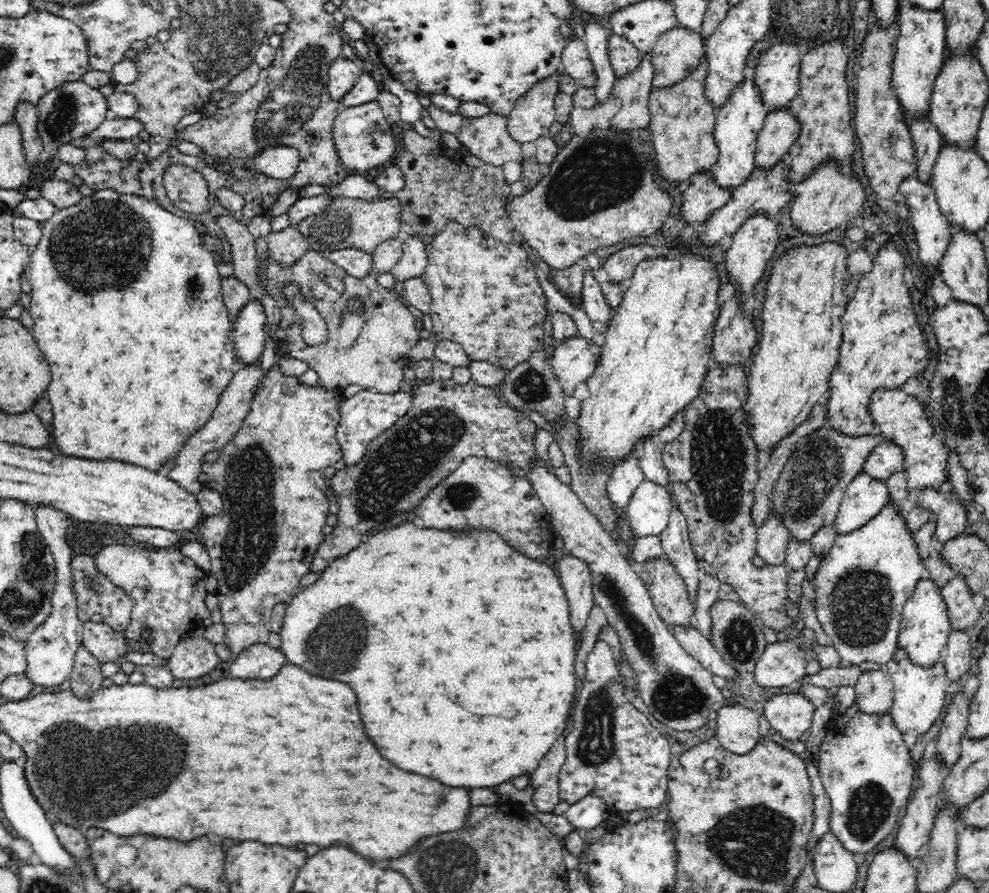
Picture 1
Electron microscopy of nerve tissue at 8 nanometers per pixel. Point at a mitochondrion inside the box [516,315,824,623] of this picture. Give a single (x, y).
(719, 453)

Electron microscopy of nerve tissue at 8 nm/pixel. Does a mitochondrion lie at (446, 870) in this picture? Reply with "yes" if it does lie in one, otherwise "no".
yes

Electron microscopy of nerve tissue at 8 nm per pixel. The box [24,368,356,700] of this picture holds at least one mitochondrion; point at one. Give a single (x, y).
(248, 475)

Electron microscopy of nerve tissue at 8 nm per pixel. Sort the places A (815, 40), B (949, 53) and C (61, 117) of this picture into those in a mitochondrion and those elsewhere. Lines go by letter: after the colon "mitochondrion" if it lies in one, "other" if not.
A: other
B: other
C: mitochondrion

